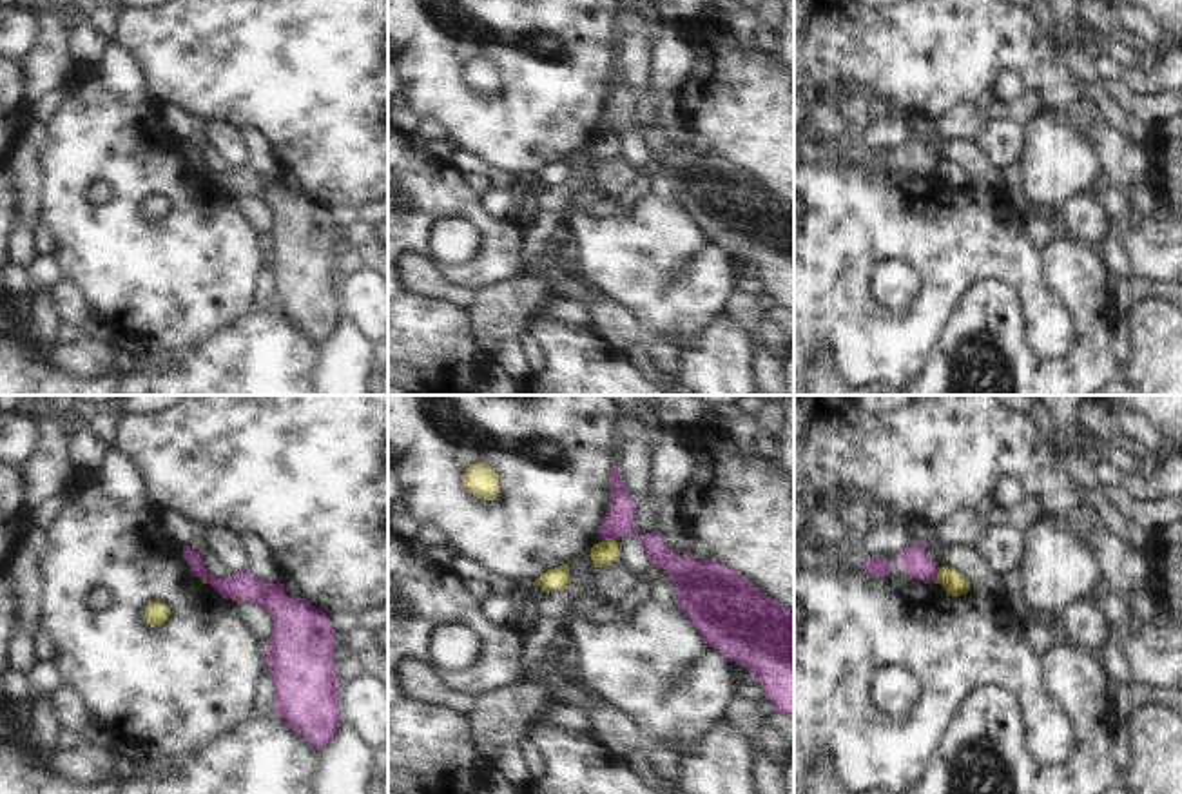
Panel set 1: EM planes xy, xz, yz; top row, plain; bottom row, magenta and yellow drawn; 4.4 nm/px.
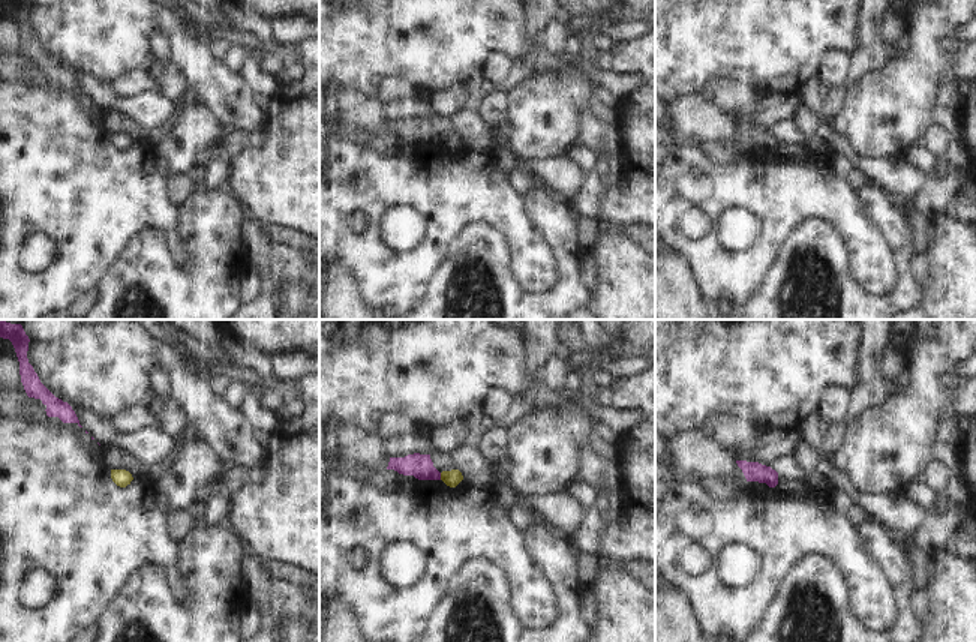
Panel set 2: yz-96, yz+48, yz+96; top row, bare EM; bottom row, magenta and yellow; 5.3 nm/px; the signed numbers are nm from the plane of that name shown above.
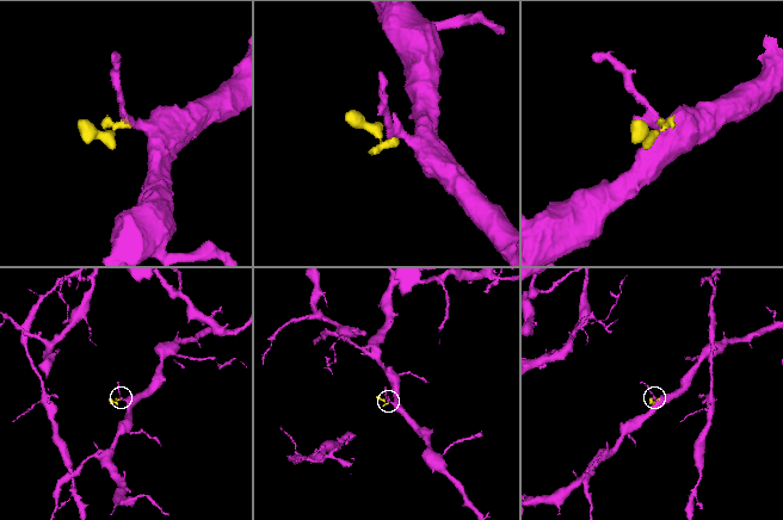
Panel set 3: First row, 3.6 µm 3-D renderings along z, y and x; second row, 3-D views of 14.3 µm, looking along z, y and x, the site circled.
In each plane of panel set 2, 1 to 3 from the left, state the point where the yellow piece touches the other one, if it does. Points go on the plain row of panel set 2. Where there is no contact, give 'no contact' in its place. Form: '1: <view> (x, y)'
1: no contact
2: yz+48 (440, 140)
3: no contact

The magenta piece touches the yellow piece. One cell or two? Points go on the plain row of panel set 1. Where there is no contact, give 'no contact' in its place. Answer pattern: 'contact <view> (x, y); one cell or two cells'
contact yz (936, 169); two cells

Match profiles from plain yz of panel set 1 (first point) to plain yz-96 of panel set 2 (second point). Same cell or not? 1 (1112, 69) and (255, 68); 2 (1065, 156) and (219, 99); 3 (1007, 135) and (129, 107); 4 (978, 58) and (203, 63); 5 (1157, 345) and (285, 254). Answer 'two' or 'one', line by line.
1: one
2: two
3: one
4: one
5: one

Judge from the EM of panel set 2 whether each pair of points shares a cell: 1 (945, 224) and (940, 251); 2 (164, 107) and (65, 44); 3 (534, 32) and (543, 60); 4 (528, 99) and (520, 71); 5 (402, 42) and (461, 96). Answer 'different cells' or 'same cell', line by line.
1: same cell
2: different cells
3: same cell
4: different cells
5: different cells

